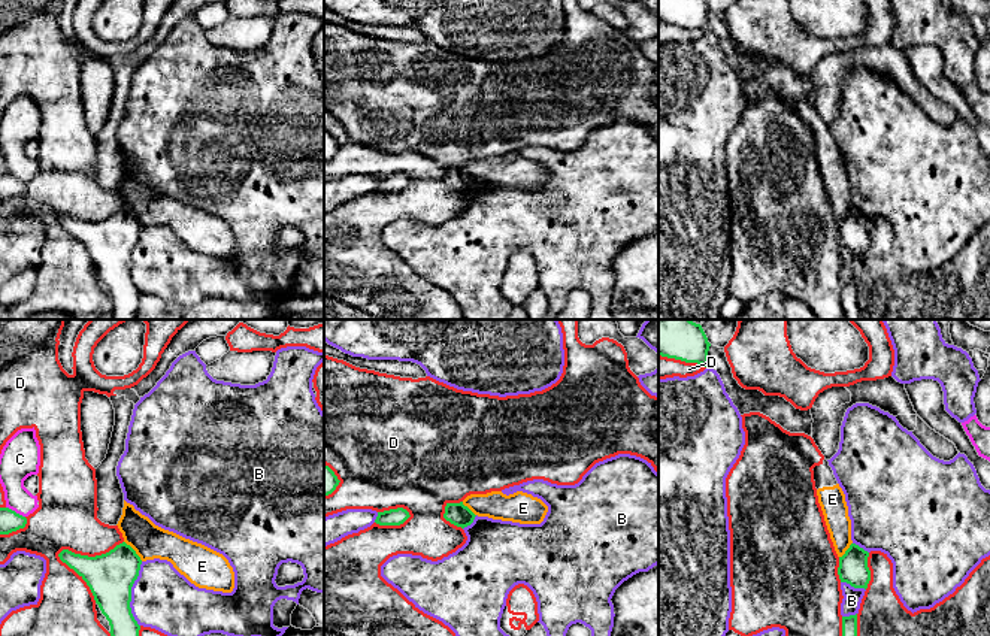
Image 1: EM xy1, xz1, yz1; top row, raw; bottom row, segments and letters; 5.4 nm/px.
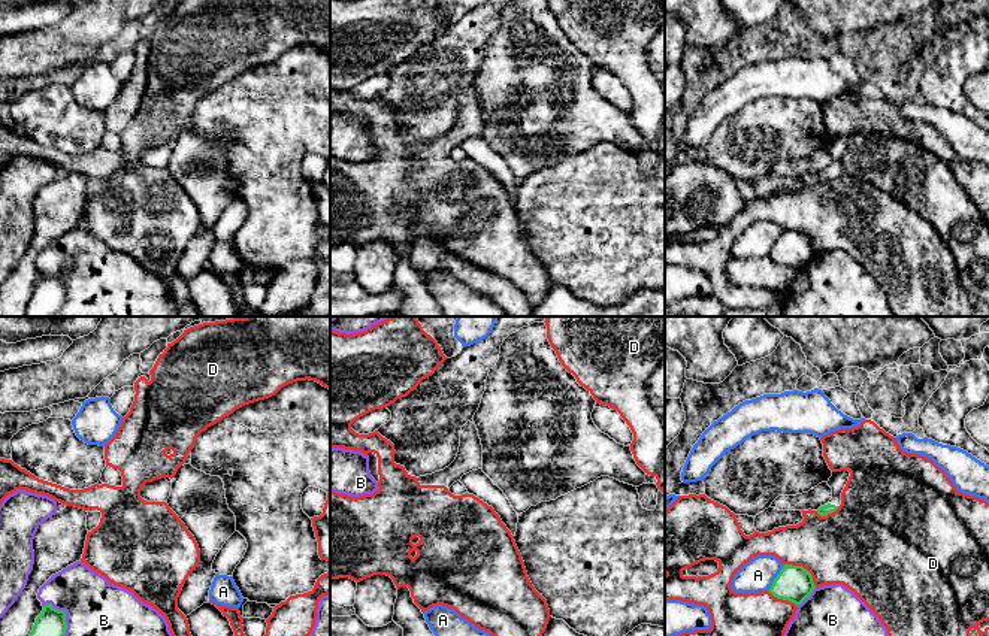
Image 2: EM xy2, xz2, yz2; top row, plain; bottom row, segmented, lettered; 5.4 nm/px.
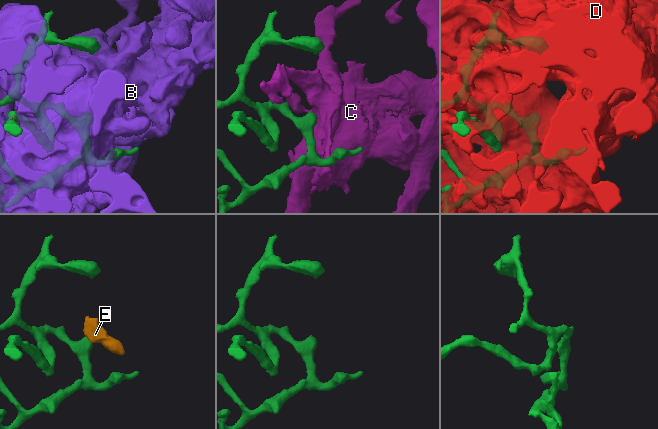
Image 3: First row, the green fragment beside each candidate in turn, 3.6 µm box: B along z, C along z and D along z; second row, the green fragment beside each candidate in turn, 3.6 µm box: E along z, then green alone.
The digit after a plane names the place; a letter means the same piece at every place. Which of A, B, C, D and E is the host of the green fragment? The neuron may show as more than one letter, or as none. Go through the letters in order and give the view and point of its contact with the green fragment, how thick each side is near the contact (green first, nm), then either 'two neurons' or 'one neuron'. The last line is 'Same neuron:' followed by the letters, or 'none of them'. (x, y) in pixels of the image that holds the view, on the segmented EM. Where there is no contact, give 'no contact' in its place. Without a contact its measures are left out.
A: meets green in yz2 at (776, 578); 190 nm thick on the green side, 180 nm on the other; two neurons
B: meets green in xy1 at (130, 594); 260 nm thick on the green side, 340 nm on the other; two neurons
C: meets green in xy1 at (14, 511); 110 nm thick on the green side, 180 nm on the other; two neurons
D: meets green in xy1 at (66, 550); 220 nm thick on the green side, 320 nm on the other; two neurons
E: meets green in xy1 at (135, 551); 260 nm thick on the green side, 190 nm on the other; two neurons
Same neuron: none of them

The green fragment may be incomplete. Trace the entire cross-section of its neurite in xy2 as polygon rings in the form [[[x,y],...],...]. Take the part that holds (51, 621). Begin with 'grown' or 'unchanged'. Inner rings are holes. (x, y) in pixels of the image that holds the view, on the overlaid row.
unchanged | [[[51,603],[45,605],[30,636],[64,636],[67,629],[66,615],[66,611],[58,611]]]

